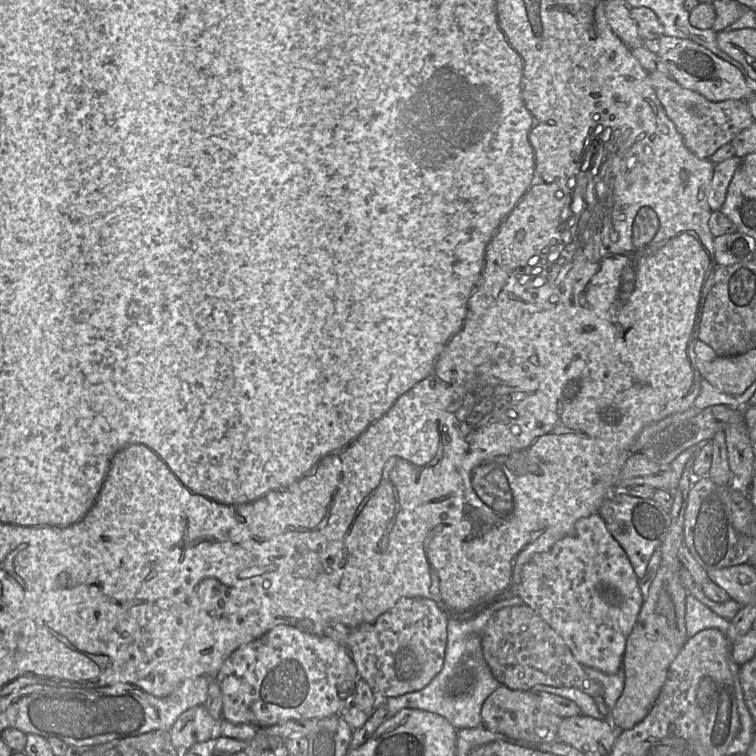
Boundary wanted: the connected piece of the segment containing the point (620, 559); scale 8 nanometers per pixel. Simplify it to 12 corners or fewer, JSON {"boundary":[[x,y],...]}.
{"boundary":[[598,513],[516,596],[579,664],[621,669],[643,598]]}

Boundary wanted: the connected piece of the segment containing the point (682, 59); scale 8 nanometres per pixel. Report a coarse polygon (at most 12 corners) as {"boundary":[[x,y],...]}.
{"boundary":[[689,39],[645,41],[680,86],[711,102],[753,91],[728,62]]}

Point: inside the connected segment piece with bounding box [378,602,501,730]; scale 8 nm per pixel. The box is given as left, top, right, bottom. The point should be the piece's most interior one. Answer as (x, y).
(457, 693)

